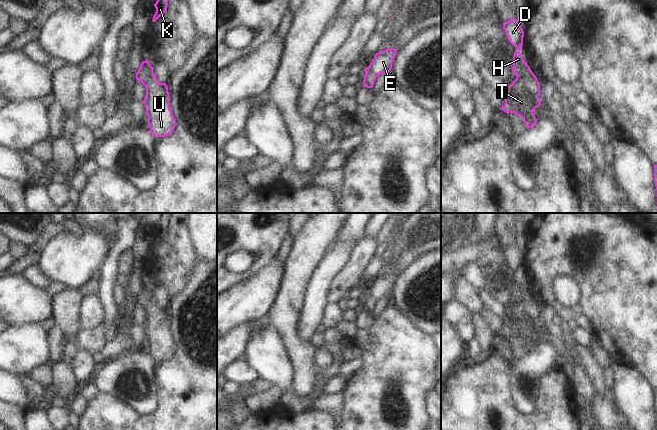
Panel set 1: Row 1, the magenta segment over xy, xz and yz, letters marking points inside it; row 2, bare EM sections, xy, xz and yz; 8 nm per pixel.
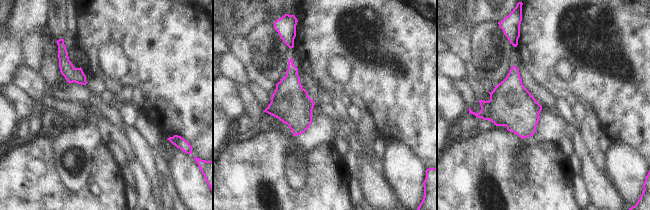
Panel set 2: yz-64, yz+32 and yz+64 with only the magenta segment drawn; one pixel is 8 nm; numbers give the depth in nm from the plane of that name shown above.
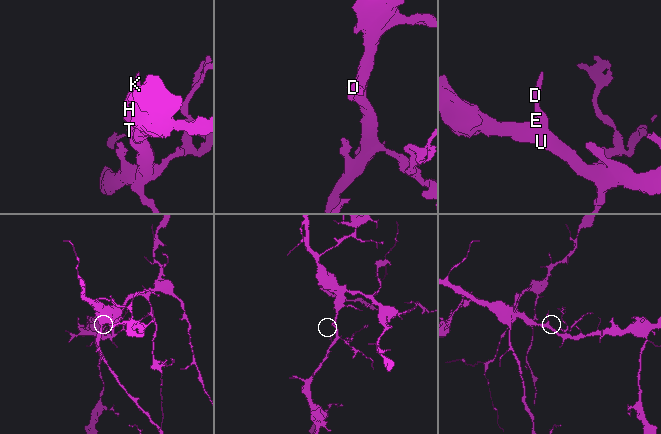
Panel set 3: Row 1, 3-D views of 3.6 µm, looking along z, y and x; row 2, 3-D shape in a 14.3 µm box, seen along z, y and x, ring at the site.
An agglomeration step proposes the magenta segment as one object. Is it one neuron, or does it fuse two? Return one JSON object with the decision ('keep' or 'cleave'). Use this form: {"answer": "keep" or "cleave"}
{"answer": "cleave"}

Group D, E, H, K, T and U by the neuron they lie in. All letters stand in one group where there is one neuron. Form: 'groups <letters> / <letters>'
groups D H K / E T U

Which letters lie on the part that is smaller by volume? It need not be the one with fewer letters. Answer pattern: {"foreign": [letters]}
{"foreign": ["D", "H", "K"]}

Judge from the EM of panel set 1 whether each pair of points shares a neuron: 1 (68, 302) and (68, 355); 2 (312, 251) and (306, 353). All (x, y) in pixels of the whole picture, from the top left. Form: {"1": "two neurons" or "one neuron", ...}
{"1": "one neuron", "2": "one neuron"}

